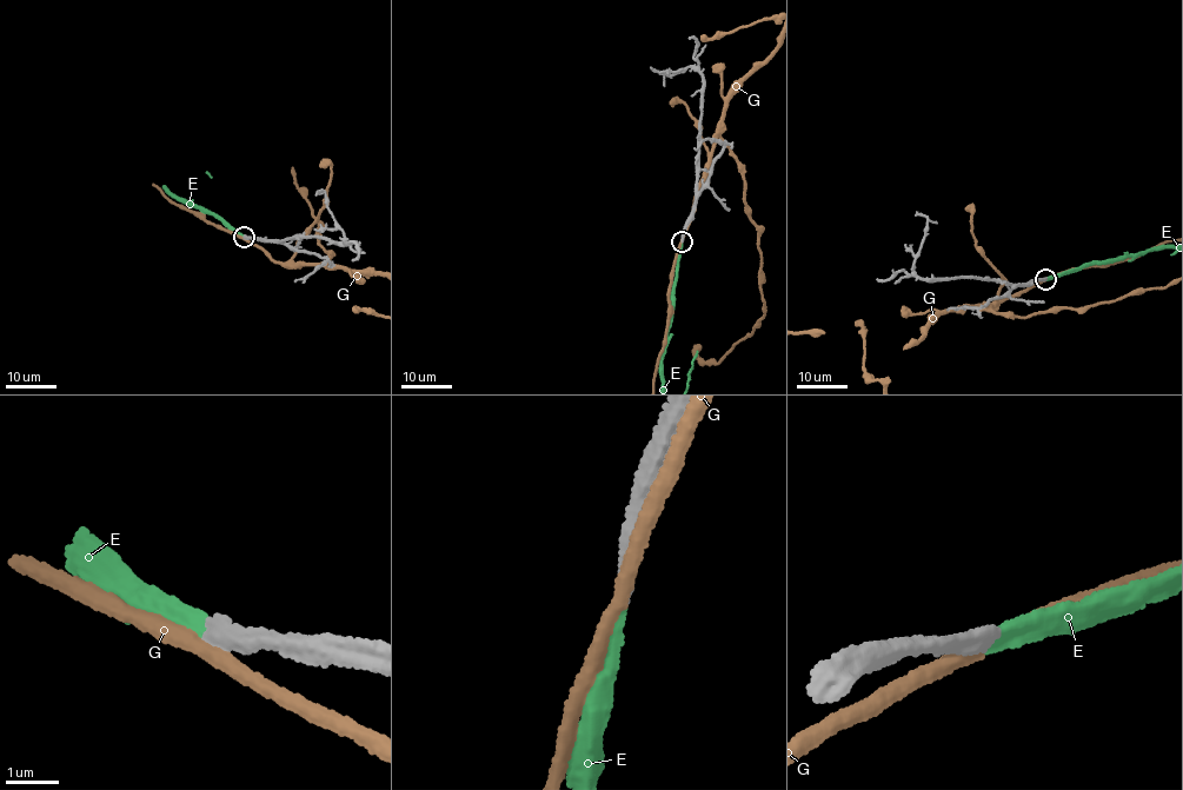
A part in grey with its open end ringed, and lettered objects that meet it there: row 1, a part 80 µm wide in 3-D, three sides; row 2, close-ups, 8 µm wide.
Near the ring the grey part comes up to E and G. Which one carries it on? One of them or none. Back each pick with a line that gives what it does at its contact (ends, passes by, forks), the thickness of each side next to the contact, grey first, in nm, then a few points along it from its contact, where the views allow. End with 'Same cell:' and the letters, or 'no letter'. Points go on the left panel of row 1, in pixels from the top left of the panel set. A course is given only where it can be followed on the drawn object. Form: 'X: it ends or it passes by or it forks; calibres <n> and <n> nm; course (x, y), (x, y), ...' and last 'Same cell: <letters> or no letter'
E: it ends; calibres 320 and 320 nm
Same cell: E

